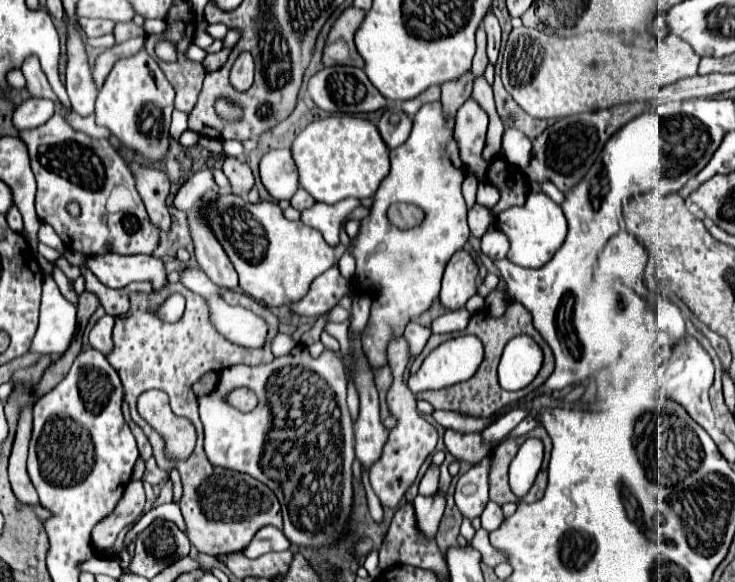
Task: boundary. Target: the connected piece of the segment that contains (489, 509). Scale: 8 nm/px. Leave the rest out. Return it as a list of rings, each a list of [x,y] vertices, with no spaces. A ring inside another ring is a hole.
[[[489,501],[487,503],[487,507],[485,507],[485,511],[481,513],[481,527],[485,529],[485,531],[495,531],[501,523],[503,523],[503,511],[501,511],[501,507],[497,505],[497,503],[493,503],[493,501]]]

